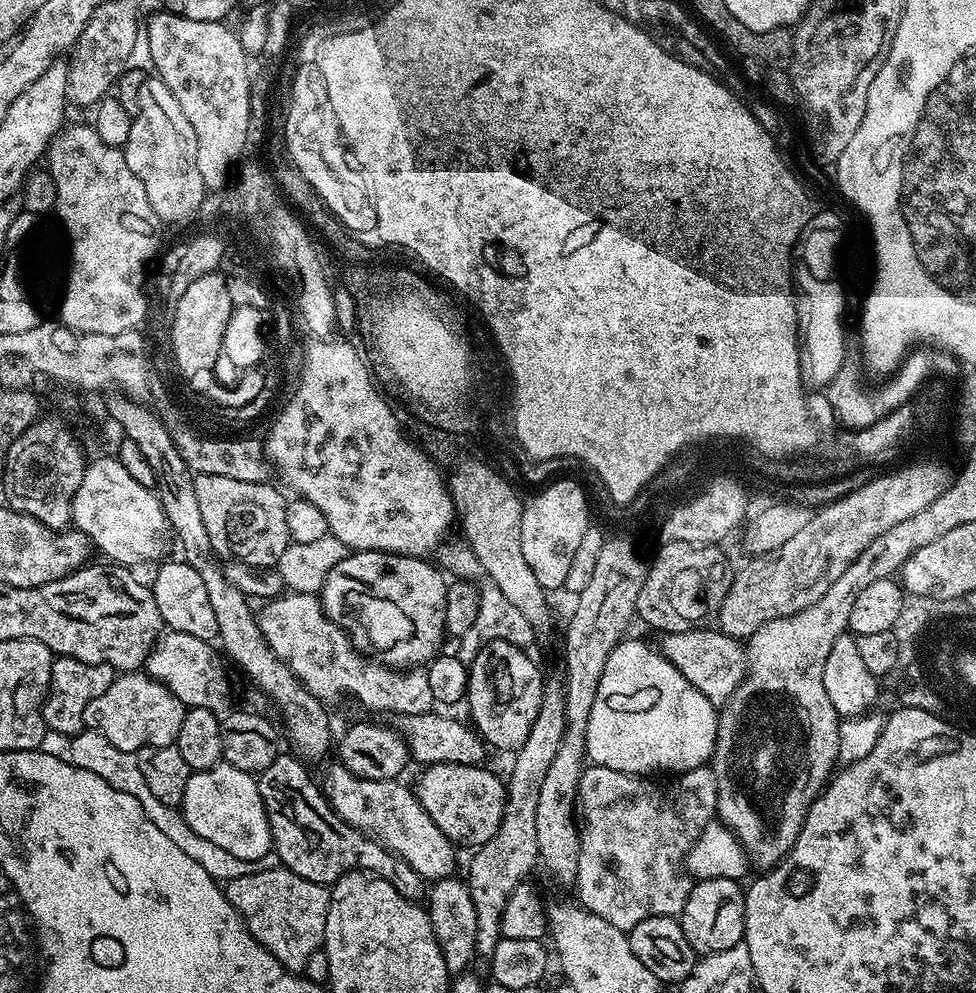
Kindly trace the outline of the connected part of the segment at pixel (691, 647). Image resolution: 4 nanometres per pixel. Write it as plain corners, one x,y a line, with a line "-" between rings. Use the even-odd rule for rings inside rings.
694,626
685,632
665,632
659,637
658,648
695,690
701,691
715,706
722,706
744,680
746,648
741,641
722,631
711,632
708,628
700,627
704,626

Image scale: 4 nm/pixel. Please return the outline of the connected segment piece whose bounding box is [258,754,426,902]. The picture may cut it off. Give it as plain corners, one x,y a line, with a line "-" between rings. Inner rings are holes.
277,754
274,762
270,762
270,766
266,766
266,770
258,776
279,863
310,882
325,886
335,884
347,872
372,872
375,876
386,878
386,882
390,882
390,886
394,886
402,898
413,902
423,901
426,896
425,877
419,876
414,866
402,858
393,856
377,840
347,824
328,805
321,785
308,777
304,769
307,767
295,755
287,755

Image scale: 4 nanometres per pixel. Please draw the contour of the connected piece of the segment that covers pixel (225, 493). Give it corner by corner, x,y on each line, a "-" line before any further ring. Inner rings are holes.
196,476
193,479
194,494
198,494
198,511
217,557
225,561
250,562
250,566
275,566
290,541
286,530
286,496
273,484
238,482
238,478
217,476

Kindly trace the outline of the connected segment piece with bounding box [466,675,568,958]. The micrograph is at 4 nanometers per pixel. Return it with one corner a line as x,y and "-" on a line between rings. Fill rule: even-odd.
549,675
544,681
542,702
538,706
538,718
534,718
534,726
530,726
530,734
526,734
526,742
515,749
514,770
506,777
504,794
504,813
502,822
490,838
490,842
479,845
468,864
466,883
470,892
476,915
475,951
491,957
494,946
500,939
500,918
512,891
522,883
524,876
532,867
537,867
540,859
538,850
538,833
536,832
536,812
538,811
538,794
542,791
542,781
546,778
546,769
550,766
554,754
558,752
558,742
566,722
566,706
564,705
564,681
559,675

